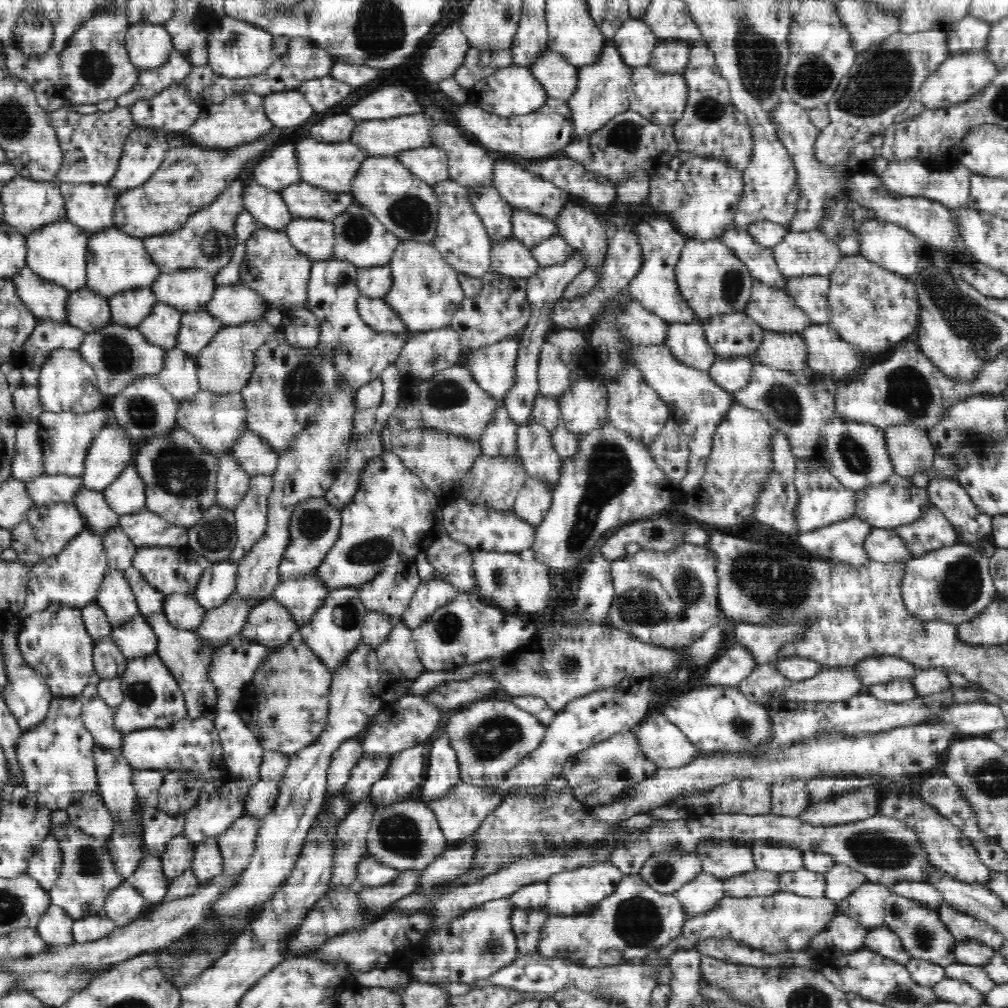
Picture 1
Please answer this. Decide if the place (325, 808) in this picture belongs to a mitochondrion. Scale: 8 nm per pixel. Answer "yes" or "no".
no

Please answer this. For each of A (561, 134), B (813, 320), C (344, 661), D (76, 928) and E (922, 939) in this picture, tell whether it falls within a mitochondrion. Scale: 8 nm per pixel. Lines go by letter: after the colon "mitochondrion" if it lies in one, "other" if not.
A: other
B: other
C: other
D: other
E: mitochondrion

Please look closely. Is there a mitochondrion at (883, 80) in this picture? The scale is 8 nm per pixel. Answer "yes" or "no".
yes

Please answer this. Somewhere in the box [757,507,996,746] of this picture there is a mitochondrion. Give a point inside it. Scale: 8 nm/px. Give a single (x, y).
(961, 587)

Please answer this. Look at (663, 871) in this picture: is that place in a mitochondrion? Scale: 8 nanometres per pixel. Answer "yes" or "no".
yes

